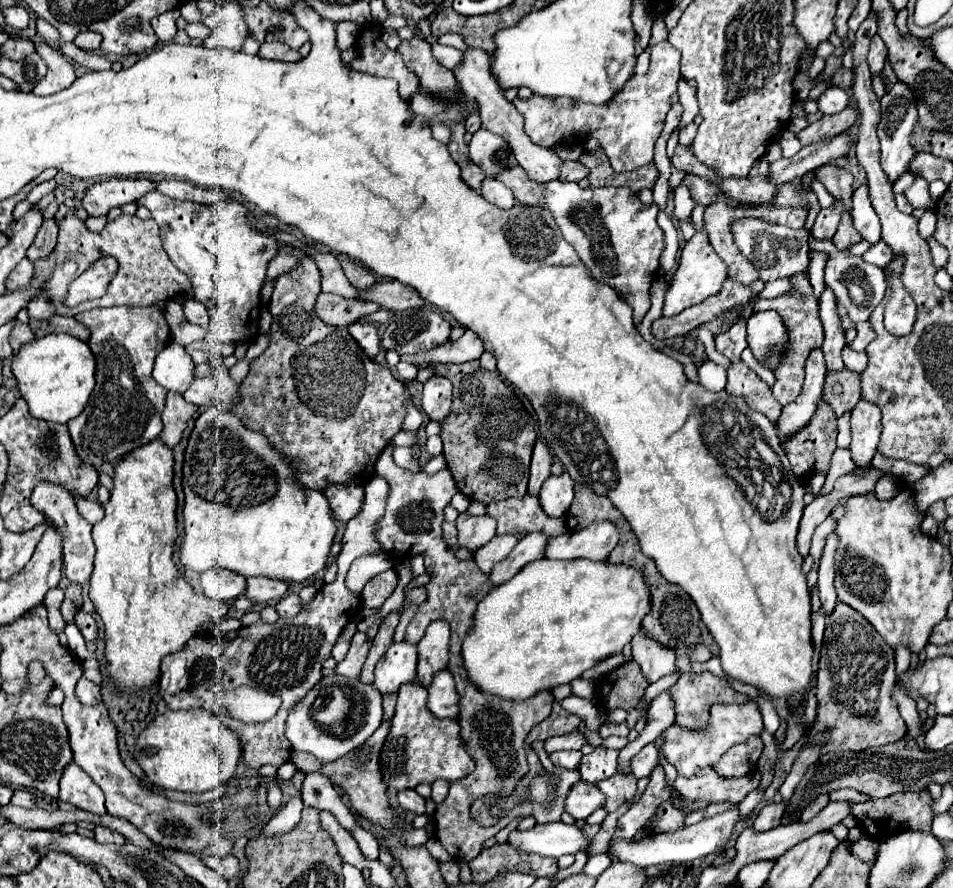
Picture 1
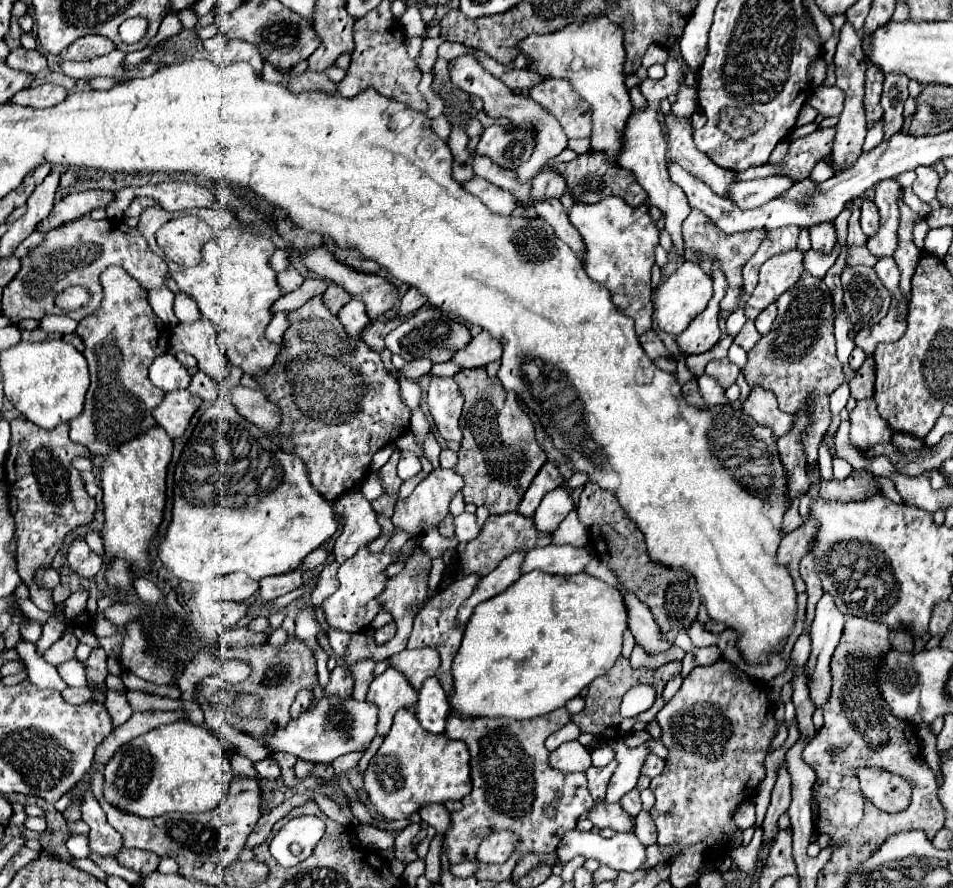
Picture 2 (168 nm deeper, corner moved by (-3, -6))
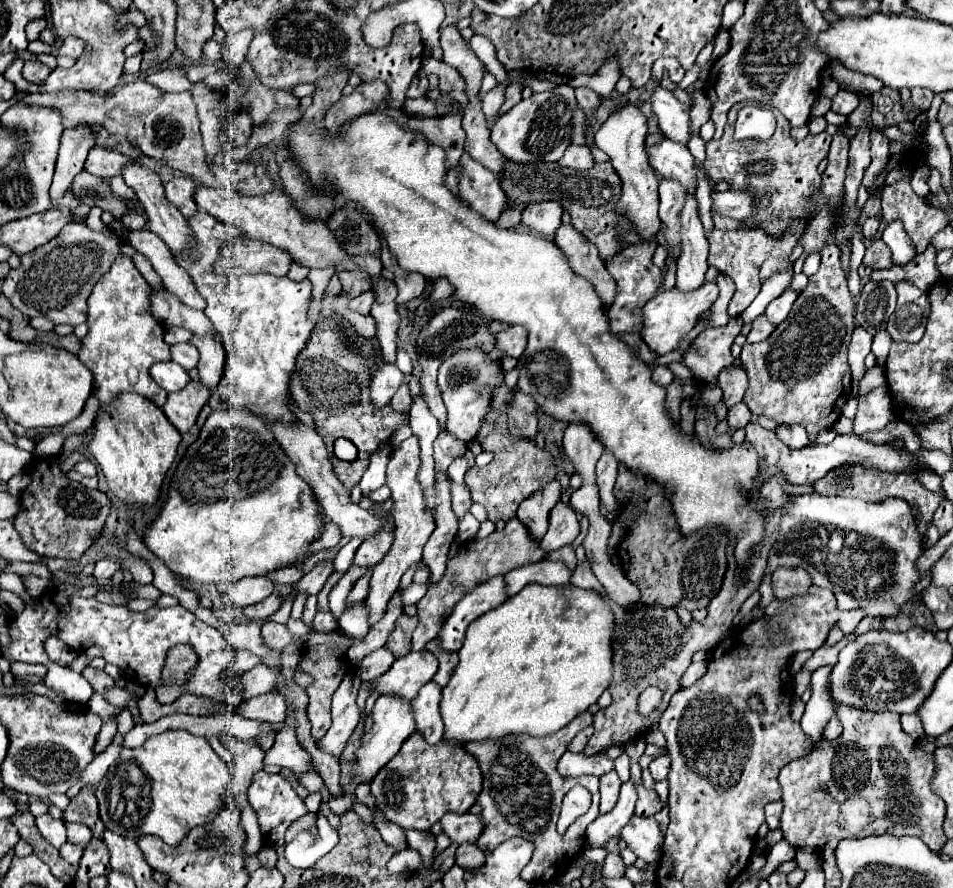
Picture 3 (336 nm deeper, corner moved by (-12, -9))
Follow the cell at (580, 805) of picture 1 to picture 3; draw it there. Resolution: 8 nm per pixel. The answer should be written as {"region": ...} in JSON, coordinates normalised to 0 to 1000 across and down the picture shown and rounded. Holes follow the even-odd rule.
{"region":[[[665,919],[655,932],[653,932],[653,939],[651,939],[657,948],[659,948],[659,955],[674,968],[678,971],[690,971],[693,968],[693,962],[695,962],[695,950],[697,950],[697,937],[693,935],[693,928],[686,923],[686,921],[672,921],[672,919]]]}

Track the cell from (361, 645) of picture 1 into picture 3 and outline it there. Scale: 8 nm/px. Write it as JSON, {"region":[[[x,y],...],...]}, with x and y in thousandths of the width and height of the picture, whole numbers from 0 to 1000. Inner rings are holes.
{"region":[[[363,761],[348,788],[348,818],[344,827],[334,836],[336,845],[357,851],[365,831],[378,813],[378,800],[374,795],[374,782],[378,775],[376,761]]]}

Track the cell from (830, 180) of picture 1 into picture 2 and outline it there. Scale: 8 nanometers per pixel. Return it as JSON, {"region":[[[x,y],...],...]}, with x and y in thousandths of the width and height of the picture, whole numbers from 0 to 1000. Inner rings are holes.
{"region":[[[897,226],[889,229],[889,235],[893,235],[893,244],[891,244],[891,276],[908,276],[910,267],[901,256],[901,233],[897,231]]]}

